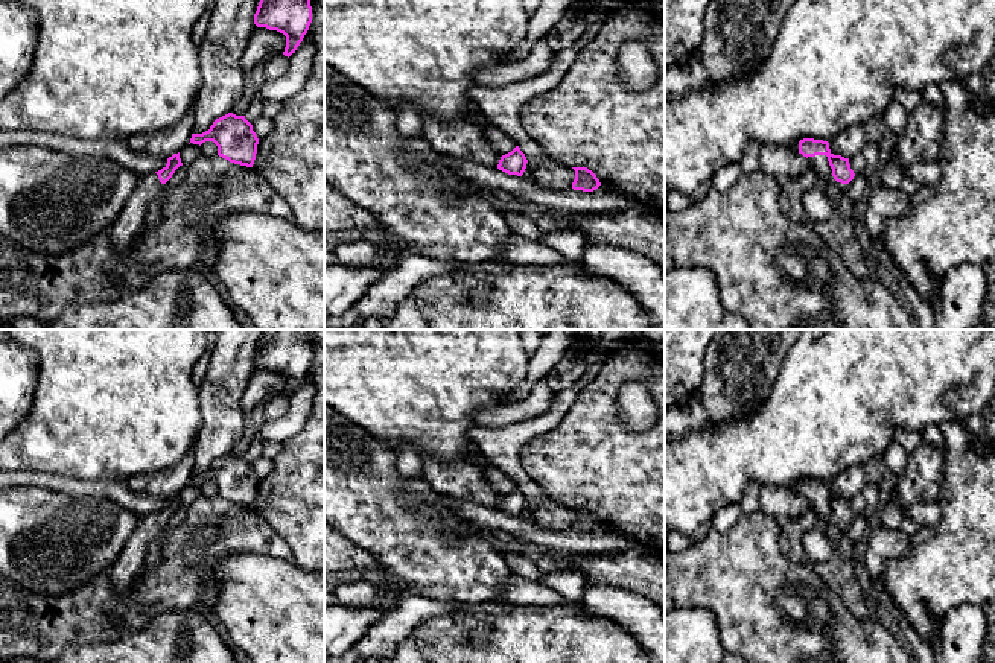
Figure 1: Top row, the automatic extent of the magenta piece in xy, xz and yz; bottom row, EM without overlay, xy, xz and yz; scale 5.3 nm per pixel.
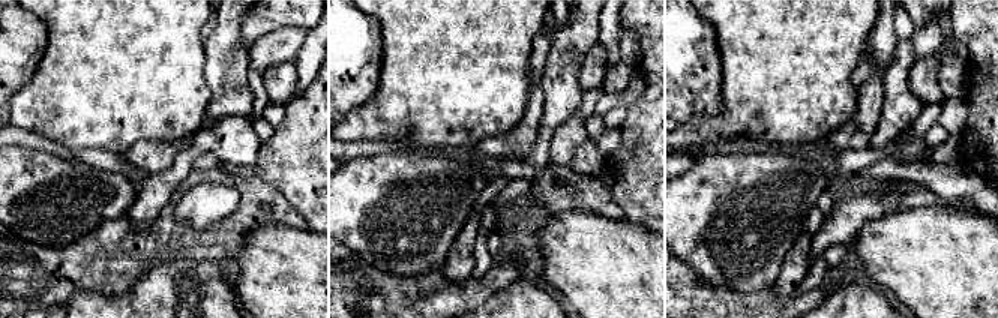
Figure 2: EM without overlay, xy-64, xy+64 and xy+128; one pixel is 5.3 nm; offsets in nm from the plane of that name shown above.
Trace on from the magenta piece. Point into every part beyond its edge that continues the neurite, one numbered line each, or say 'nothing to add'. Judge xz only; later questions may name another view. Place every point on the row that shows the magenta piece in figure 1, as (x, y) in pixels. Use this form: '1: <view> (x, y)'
1: xz (502, 143)

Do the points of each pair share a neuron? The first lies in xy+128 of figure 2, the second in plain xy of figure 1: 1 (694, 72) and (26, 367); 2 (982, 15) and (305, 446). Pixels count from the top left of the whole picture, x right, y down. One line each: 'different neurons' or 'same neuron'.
1: same neuron
2: same neuron

